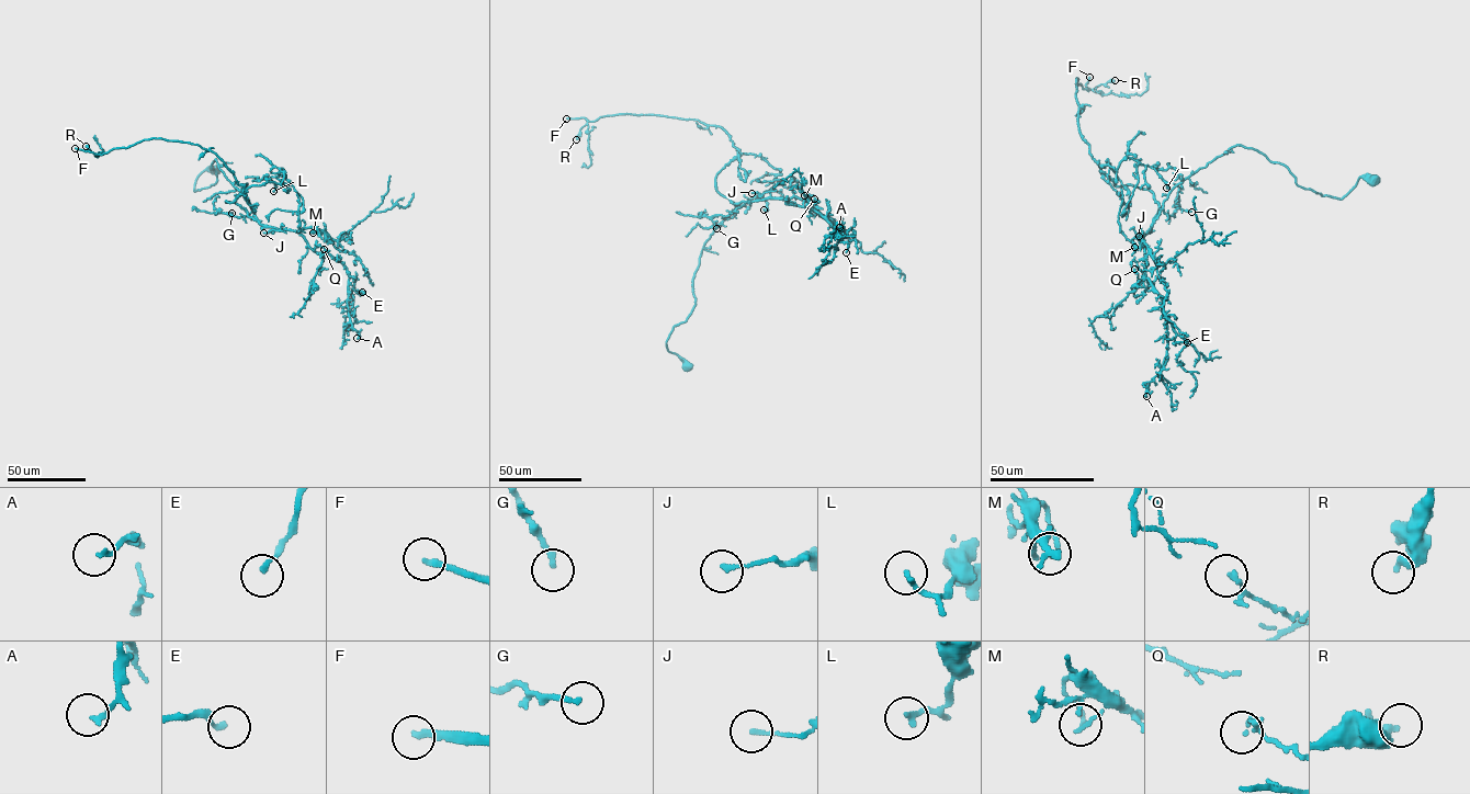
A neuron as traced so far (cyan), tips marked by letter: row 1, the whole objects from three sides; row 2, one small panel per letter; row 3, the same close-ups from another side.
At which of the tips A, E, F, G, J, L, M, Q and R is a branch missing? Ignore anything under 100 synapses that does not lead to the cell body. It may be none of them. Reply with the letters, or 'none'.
F

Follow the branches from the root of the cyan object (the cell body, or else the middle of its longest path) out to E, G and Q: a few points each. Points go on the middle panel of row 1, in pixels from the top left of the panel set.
E: (688, 366), (666, 340), (694, 305), (704, 242), (737, 206), (784, 199), (814, 210), (846, 252)
G: (688, 366), (668, 351), (666, 340), (694, 305), (693, 276), (704, 242), (739, 207), (711, 216), (716, 228)
Q: (688, 366), (666, 341), (694, 305), (693, 276), (713, 230), (748, 202), (784, 199), (807, 207), (814, 199)

